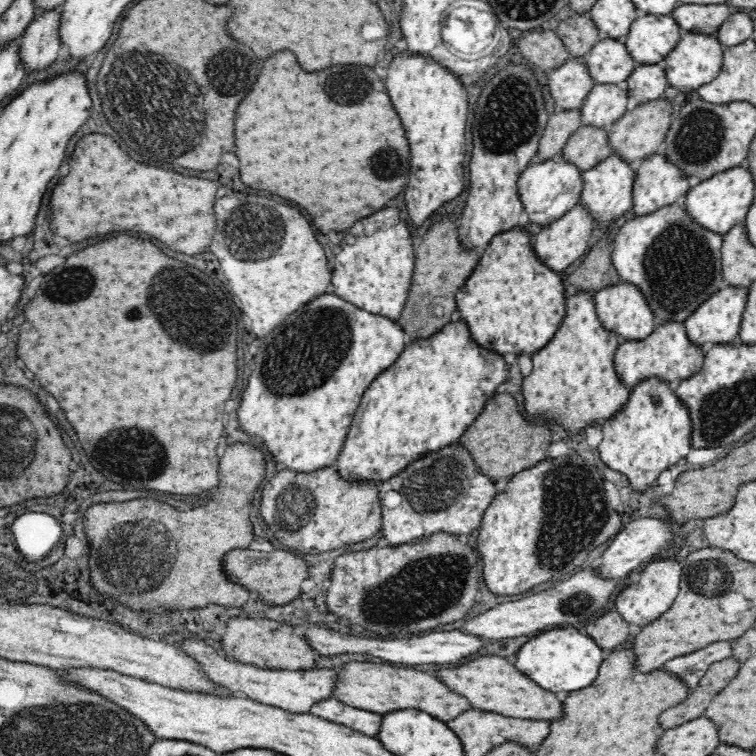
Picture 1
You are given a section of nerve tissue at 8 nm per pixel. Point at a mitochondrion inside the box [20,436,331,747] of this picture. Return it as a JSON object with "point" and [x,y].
{"point":[139,550]}

